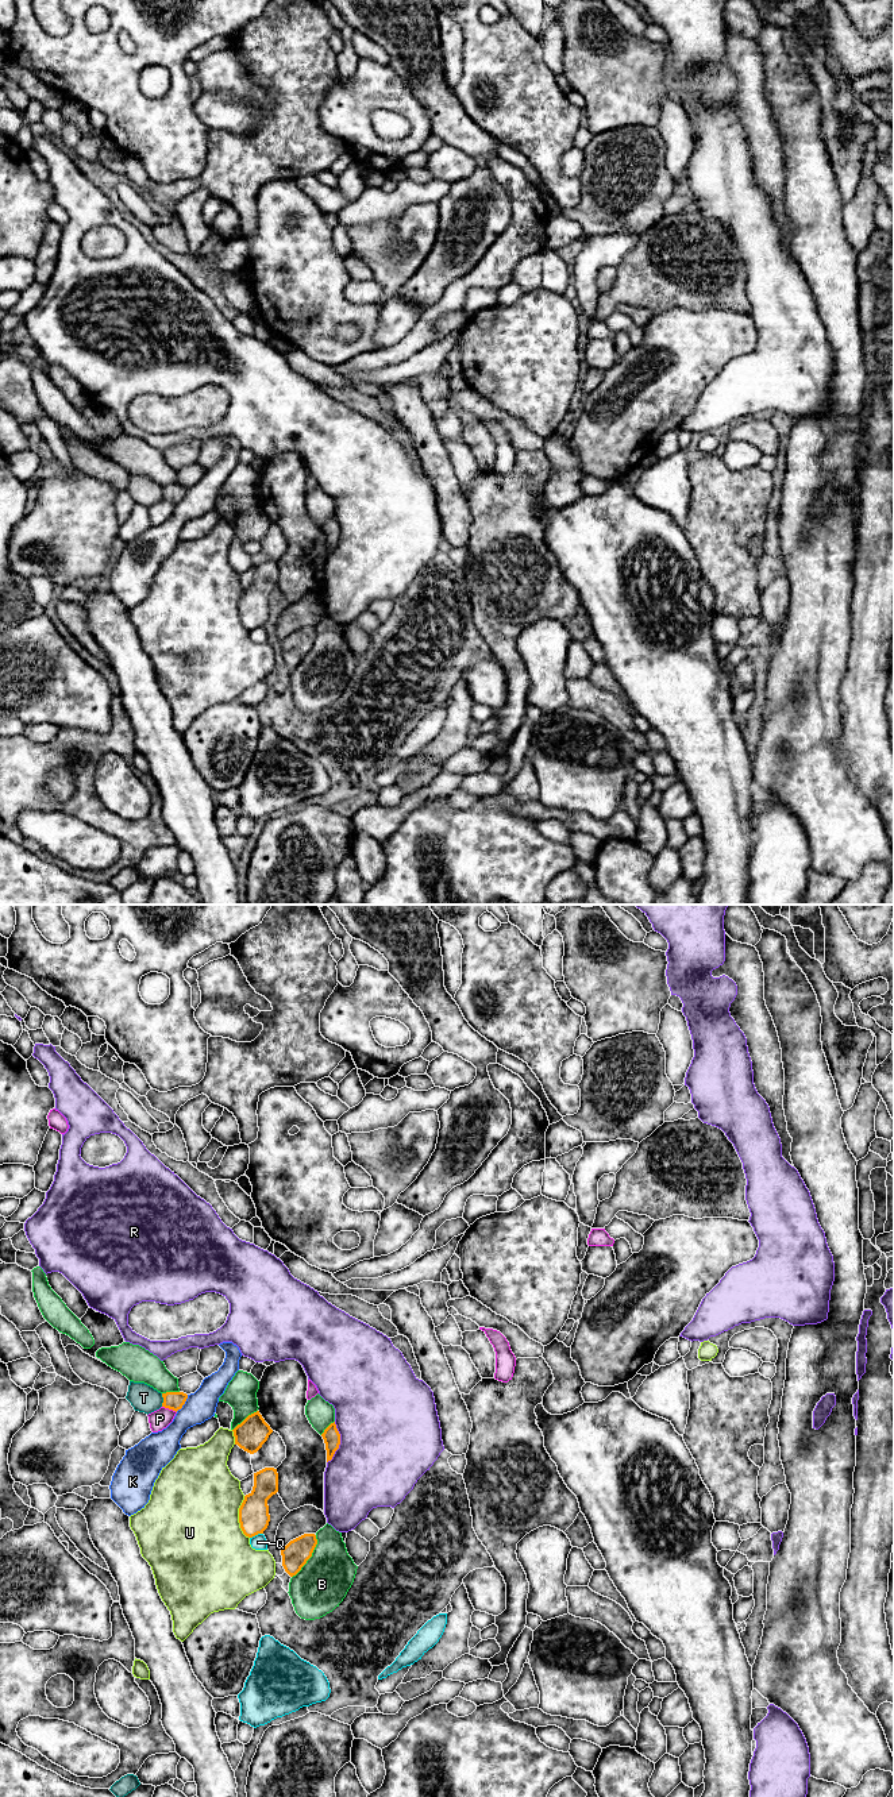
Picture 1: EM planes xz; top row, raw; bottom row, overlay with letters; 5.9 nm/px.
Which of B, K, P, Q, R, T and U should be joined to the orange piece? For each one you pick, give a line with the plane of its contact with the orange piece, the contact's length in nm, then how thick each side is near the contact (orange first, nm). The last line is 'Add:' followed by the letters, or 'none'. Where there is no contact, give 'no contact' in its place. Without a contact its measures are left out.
Add: none

